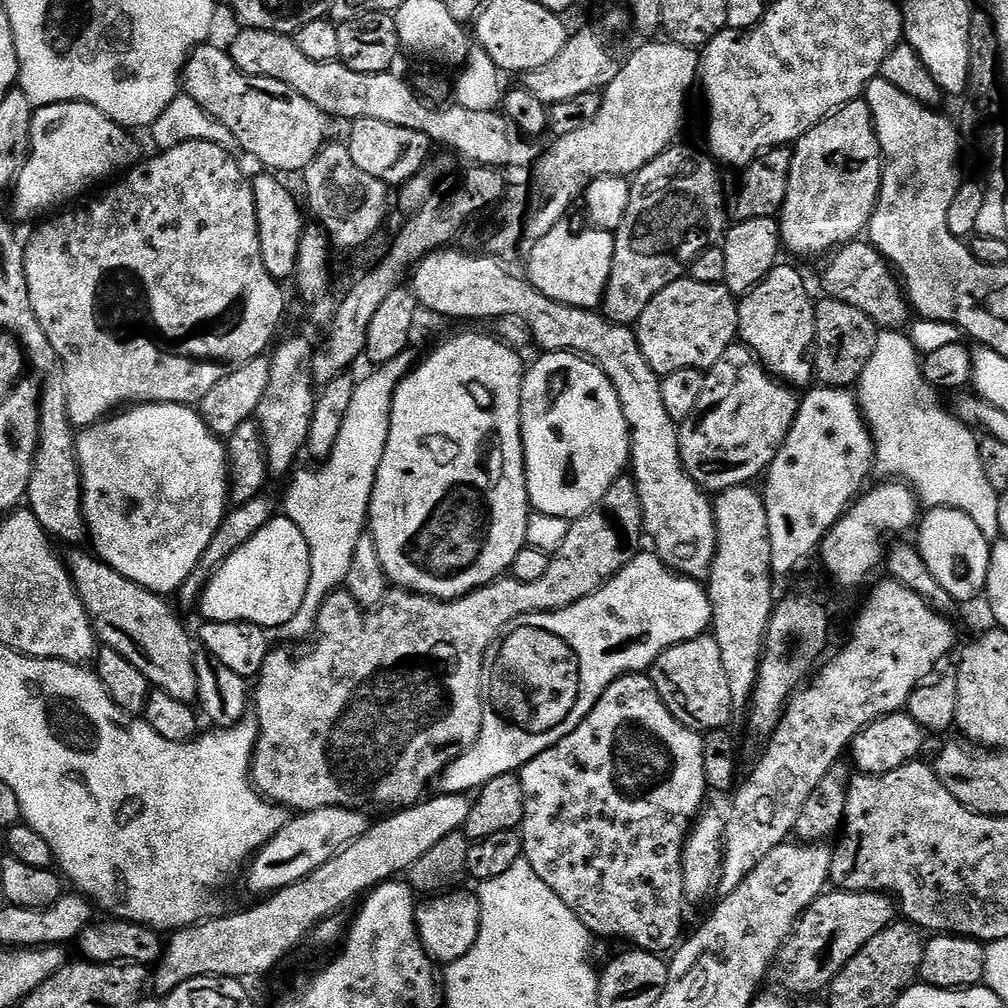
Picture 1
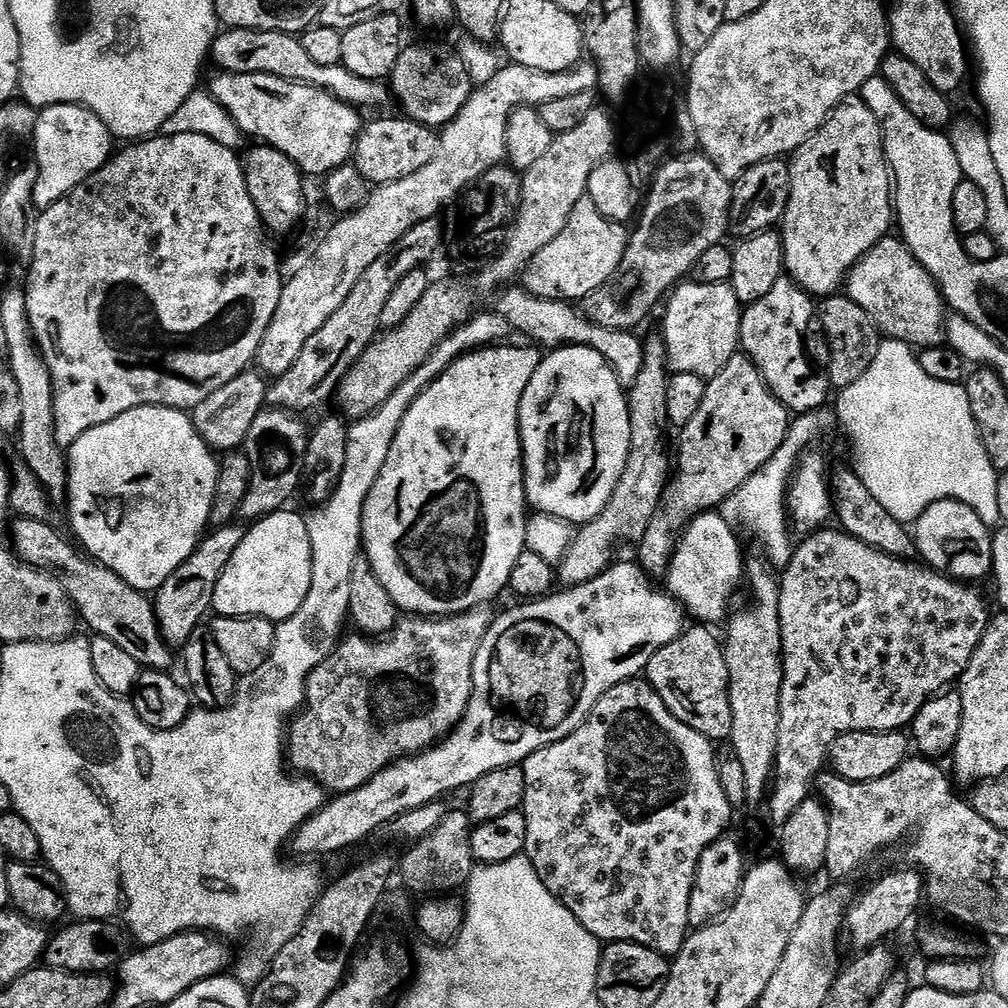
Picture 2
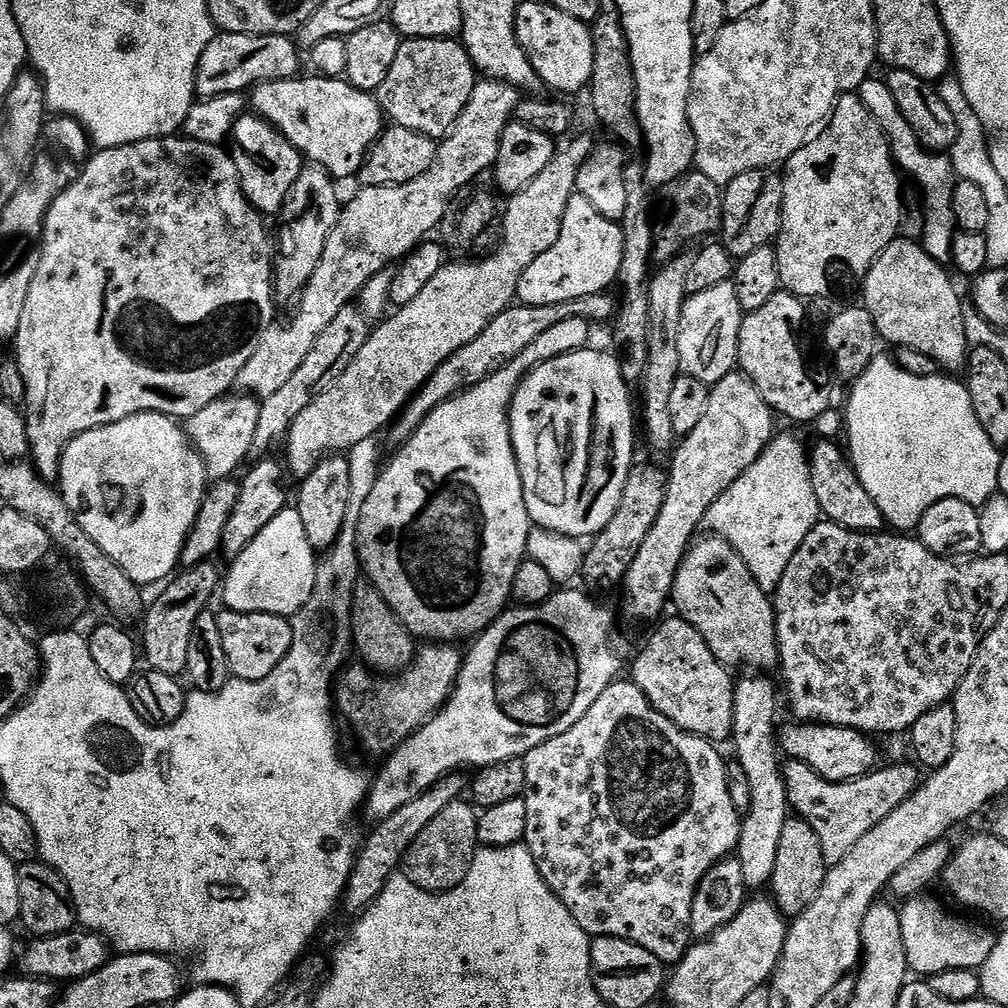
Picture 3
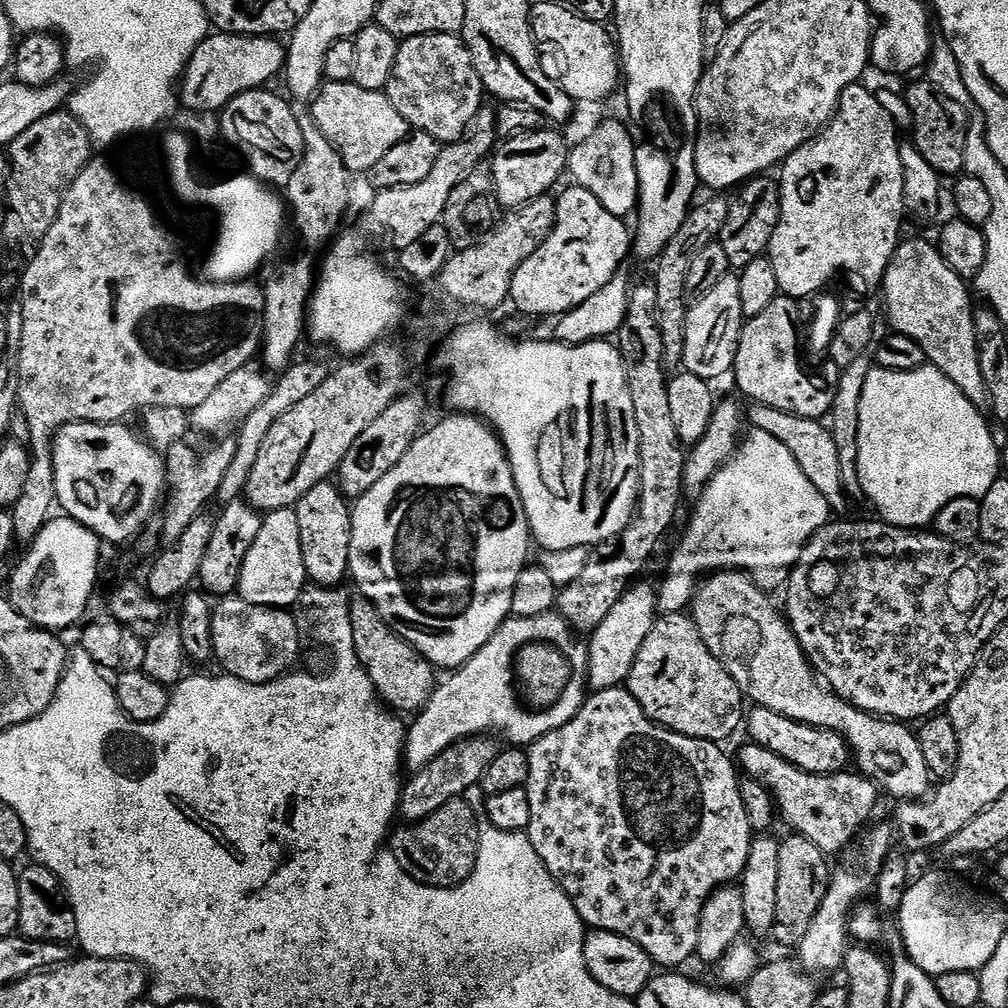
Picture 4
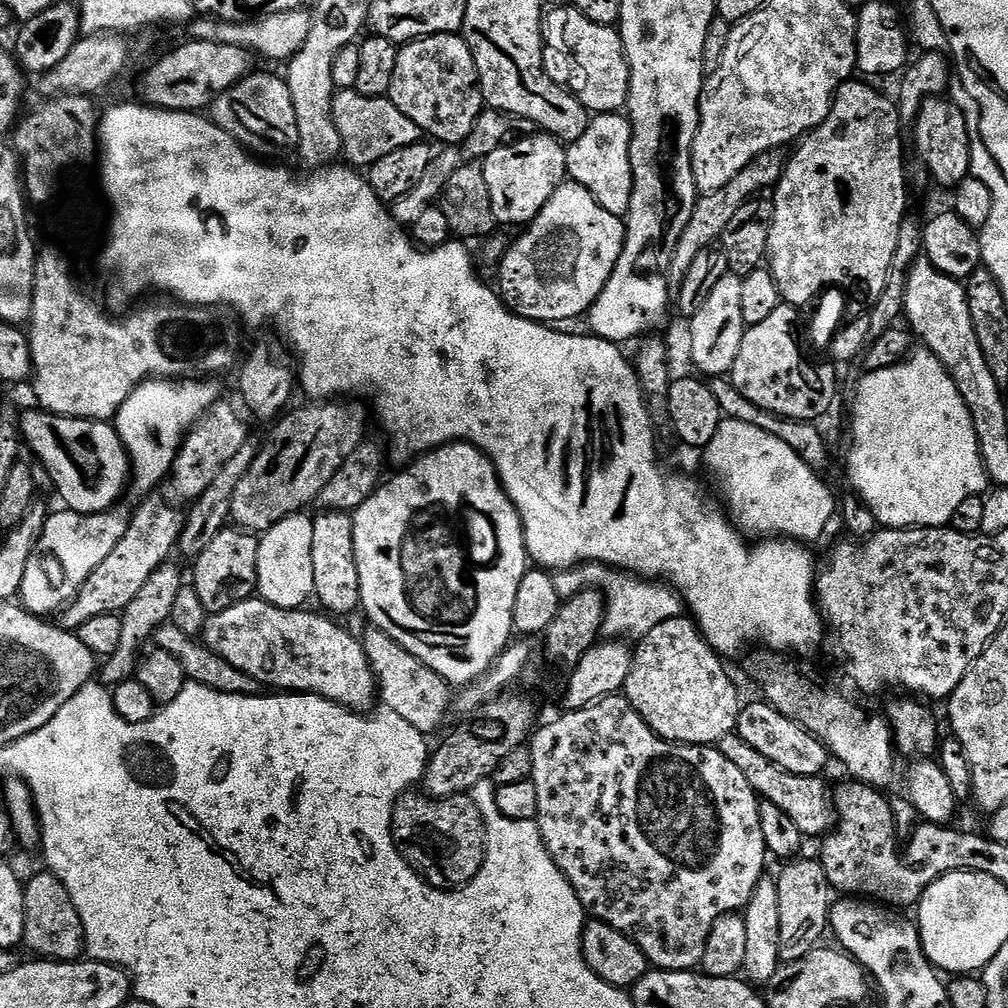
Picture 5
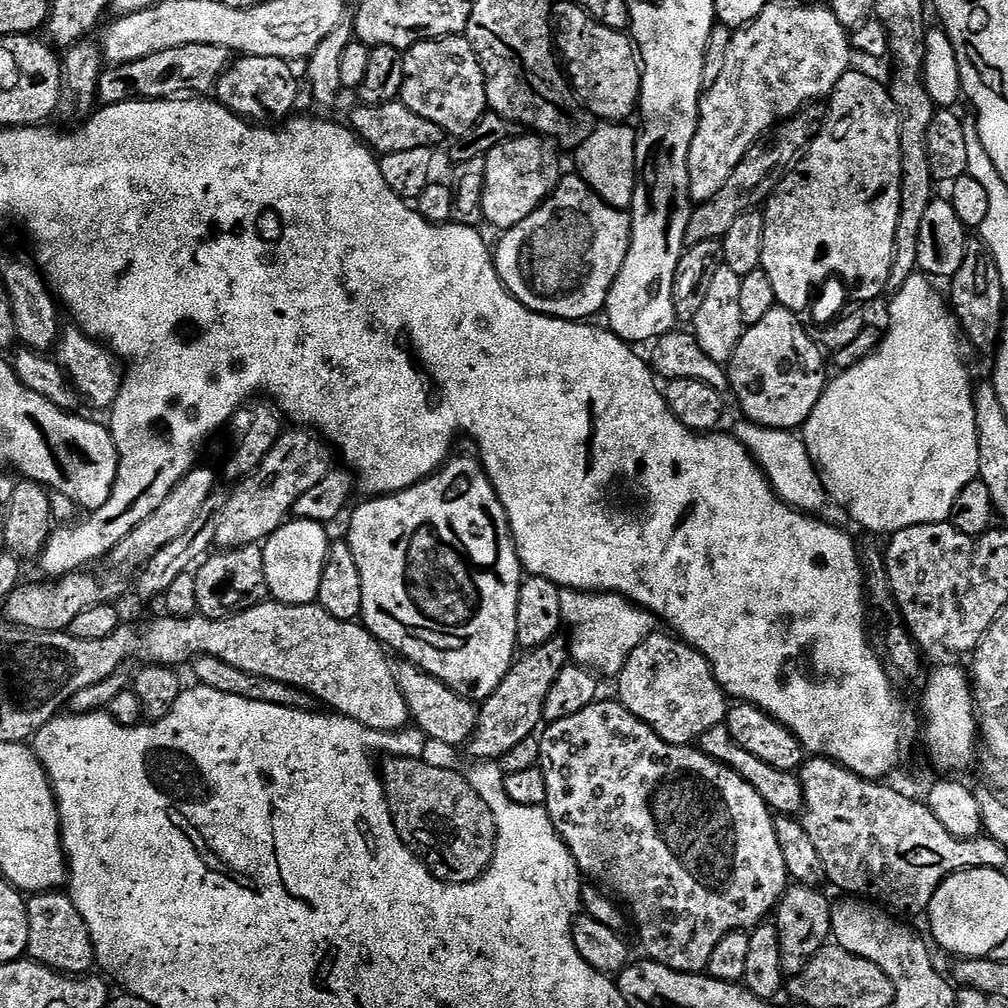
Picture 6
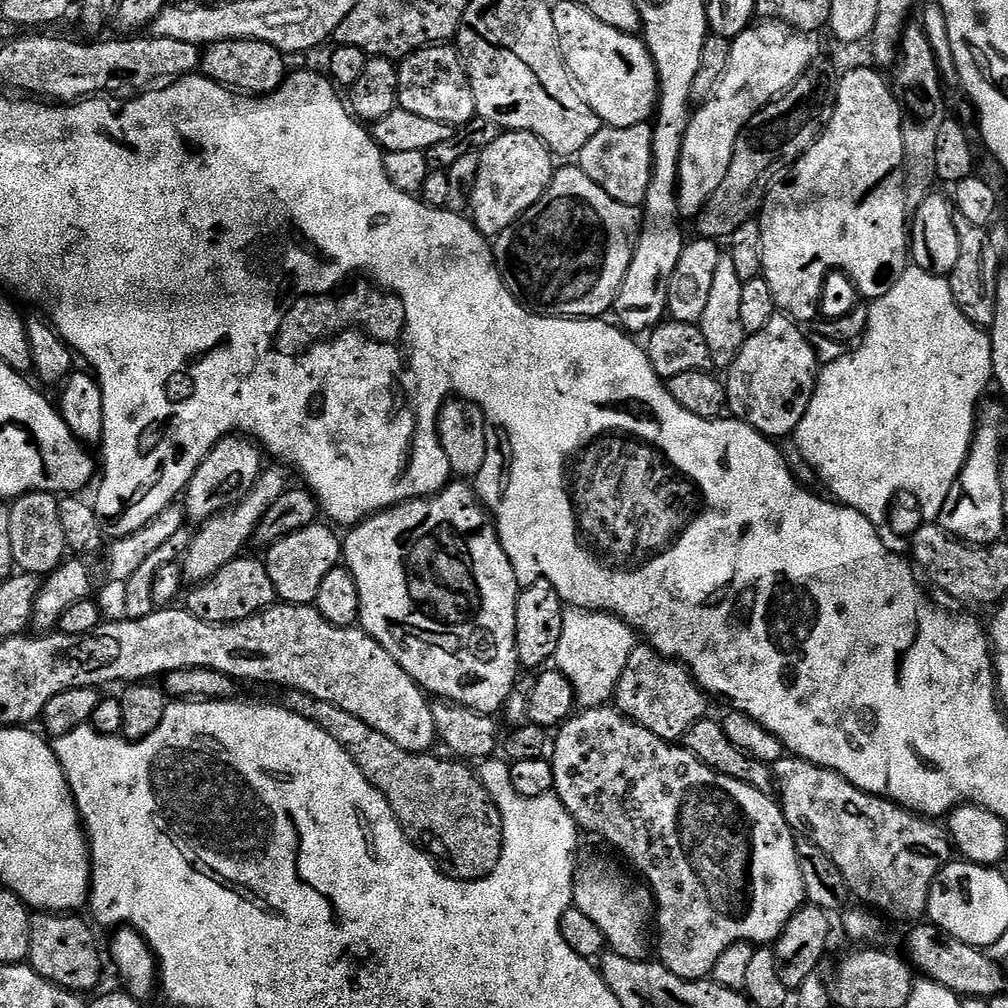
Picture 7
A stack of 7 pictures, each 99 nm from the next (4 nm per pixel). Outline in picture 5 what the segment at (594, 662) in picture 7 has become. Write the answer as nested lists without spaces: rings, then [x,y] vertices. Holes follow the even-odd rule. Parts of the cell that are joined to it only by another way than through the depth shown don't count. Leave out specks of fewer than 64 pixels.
[[[585,562],[575,568],[559,569],[554,575],[554,586],[558,589],[561,601],[568,600],[585,588],[595,588],[604,593],[603,635],[608,638],[642,638],[654,626],[664,620],[681,615],[682,601],[680,593],[664,582],[653,582],[648,578],[637,578],[623,570],[617,570],[607,564]]]

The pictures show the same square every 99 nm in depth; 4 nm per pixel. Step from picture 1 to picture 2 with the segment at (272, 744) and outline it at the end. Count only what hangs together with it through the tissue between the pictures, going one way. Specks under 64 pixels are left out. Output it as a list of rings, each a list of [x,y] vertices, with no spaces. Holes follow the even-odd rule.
[[[659,335],[645,339],[643,345],[642,370],[638,378],[630,381],[626,392],[632,431],[626,470],[622,470],[622,478],[618,478],[618,486],[604,512],[577,531],[570,550],[560,559],[558,580],[564,588],[582,586],[598,578],[598,574],[612,567],[617,559],[619,544],[635,545],[643,538],[670,483],[670,456],[668,460],[668,444],[664,441],[664,428],[669,427],[666,414],[666,386],[670,375],[668,351]],[[487,607],[476,608],[472,612],[463,612],[457,616],[449,616],[447,618],[404,618],[397,623],[394,631],[380,644],[377,648],[372,648],[373,641],[363,634],[345,635],[340,643],[330,654],[330,658],[326,658],[323,662],[313,670],[308,679],[308,695],[306,697],[306,707],[295,717],[294,724],[296,729],[291,729],[290,743],[287,745],[286,760],[289,765],[292,764],[297,773],[307,774],[311,779],[315,780],[321,788],[332,794],[343,794],[345,792],[353,792],[362,786],[366,786],[366,782],[370,782],[370,778],[374,778],[376,774],[382,770],[386,770],[391,764],[395,764],[397,760],[411,758],[437,744],[459,724],[460,719],[466,714],[468,703],[472,697],[472,667],[474,666],[474,658],[478,646],[482,642],[482,638],[486,638],[488,627],[492,625],[494,619],[493,613],[488,613]]]

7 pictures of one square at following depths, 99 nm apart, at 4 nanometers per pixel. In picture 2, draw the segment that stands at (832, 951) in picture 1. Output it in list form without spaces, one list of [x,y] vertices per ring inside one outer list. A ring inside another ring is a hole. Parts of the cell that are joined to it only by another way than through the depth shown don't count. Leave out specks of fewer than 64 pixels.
[[[907,866],[901,872],[888,872],[881,880],[876,880],[864,893],[853,899],[844,918],[846,940],[856,950],[874,948],[885,943],[887,936],[892,936],[912,915],[916,907],[922,904],[925,877],[915,867]]]

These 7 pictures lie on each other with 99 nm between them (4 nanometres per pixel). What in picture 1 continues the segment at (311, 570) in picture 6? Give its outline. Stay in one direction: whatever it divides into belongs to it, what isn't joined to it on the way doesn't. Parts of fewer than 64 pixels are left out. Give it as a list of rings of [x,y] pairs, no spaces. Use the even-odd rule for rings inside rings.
[[[277,515],[250,542],[243,544],[230,558],[220,563],[219,568],[212,573],[204,592],[200,596],[198,612],[204,615],[205,621],[221,624],[222,622],[246,622],[257,624],[266,630],[278,630],[302,606],[302,598],[306,598],[306,586],[310,586],[310,546],[306,546],[306,538],[302,538],[302,530],[294,526],[287,516]]]

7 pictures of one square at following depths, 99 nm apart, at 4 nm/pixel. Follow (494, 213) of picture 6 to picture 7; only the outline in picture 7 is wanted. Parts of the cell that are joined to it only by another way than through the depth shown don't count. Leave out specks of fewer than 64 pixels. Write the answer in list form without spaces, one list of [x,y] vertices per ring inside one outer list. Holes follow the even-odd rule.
[[[504,130],[499,135],[497,140],[492,140],[485,148],[479,149],[478,178],[474,182],[470,197],[470,219],[485,238],[498,237],[511,224],[518,222],[518,218],[522,218],[522,214],[526,214],[526,210],[530,210],[530,206],[534,206],[534,202],[542,198],[542,194],[550,186],[554,171],[554,153],[534,134]]]

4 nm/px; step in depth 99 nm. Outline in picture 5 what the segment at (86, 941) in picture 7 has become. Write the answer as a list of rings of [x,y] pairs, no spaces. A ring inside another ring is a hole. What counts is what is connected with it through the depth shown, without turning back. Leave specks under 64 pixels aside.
[[[40,870],[37,876],[27,877],[24,884],[24,909],[26,910],[26,930],[23,947],[32,951],[31,955],[46,960],[71,962],[85,955],[84,927],[66,886],[53,872]]]

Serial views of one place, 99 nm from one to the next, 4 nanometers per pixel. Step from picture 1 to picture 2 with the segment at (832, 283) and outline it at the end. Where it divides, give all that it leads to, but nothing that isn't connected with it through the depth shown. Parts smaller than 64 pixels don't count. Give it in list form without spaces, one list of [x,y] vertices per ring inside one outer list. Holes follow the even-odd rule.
[[[899,239],[878,241],[848,273],[847,284],[848,297],[870,314],[887,339],[911,344],[916,350],[937,347],[945,339],[944,297],[931,273],[917,263],[912,252]]]

